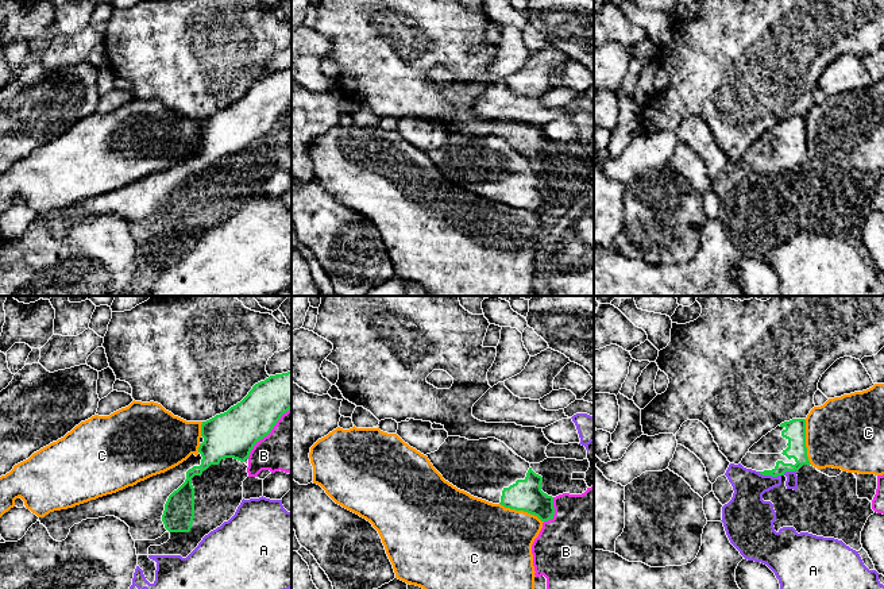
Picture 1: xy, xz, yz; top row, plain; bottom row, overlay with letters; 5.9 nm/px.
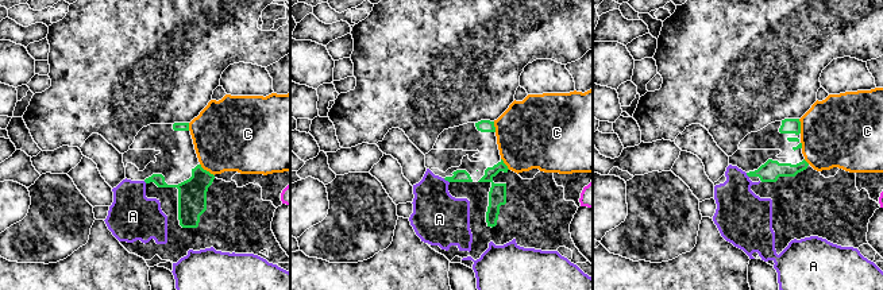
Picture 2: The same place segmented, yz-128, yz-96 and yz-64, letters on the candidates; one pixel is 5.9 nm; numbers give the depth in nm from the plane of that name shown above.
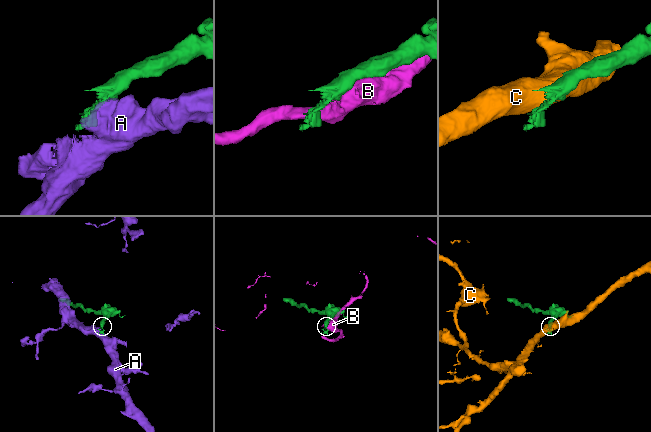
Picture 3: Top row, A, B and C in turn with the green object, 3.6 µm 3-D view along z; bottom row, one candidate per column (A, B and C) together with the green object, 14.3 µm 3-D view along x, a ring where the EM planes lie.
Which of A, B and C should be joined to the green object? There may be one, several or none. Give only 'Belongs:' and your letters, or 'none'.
Belongs: none

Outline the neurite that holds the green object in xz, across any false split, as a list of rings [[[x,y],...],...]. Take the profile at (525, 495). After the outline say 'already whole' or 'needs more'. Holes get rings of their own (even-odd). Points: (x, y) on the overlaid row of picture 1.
[[[448,436],[437,451],[426,454],[426,457],[445,481],[474,497],[528,512],[541,521],[553,519],[553,497],[541,490],[543,477],[532,470],[529,462],[516,455],[495,438],[468,440],[460,436]]] | needs more

